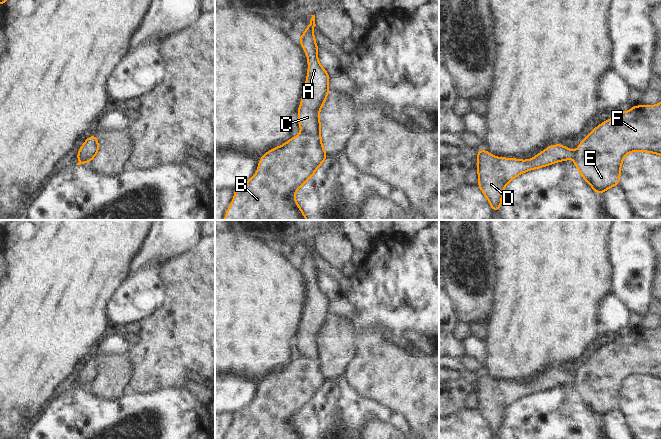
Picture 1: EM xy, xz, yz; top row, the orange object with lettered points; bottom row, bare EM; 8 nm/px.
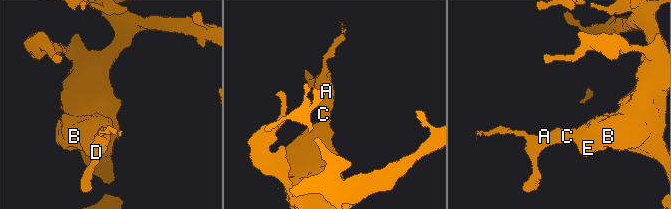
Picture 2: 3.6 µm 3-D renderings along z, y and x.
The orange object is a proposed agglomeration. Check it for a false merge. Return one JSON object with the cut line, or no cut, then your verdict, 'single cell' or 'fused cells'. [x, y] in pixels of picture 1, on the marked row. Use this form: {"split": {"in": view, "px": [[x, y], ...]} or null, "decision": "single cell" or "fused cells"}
{"split": {"in": "xz", "px": [[302, 131], [319, 136]]}, "decision": "fused cells"}

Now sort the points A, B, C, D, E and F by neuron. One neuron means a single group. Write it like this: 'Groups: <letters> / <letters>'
Groups: A C D / B E F

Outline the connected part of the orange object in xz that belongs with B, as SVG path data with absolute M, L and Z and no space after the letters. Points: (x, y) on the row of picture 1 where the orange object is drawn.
M304 132L271 149L259 160L256 175L234 189L235 196L224 220L308 220L294 194L314 175L326 157L321 137Z

